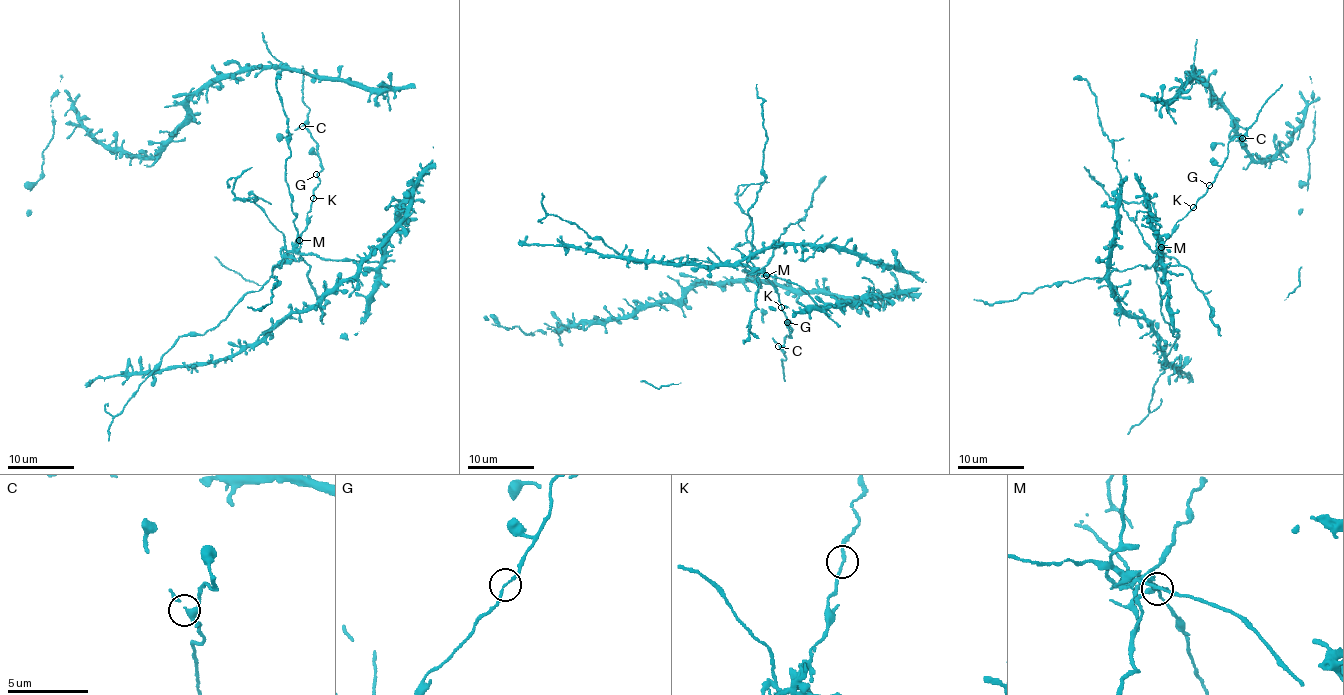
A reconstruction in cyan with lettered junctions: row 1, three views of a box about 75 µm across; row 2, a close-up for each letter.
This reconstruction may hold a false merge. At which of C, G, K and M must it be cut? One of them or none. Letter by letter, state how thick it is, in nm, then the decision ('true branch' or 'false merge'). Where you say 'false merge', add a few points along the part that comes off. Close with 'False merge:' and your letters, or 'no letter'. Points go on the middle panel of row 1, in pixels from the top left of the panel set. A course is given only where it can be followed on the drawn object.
C: 240 nm thick; true branch
G: 130 nm thick; true branch
K: 160 nm thick; true branch
M: 280 nm thick; false merge
False merge: M

